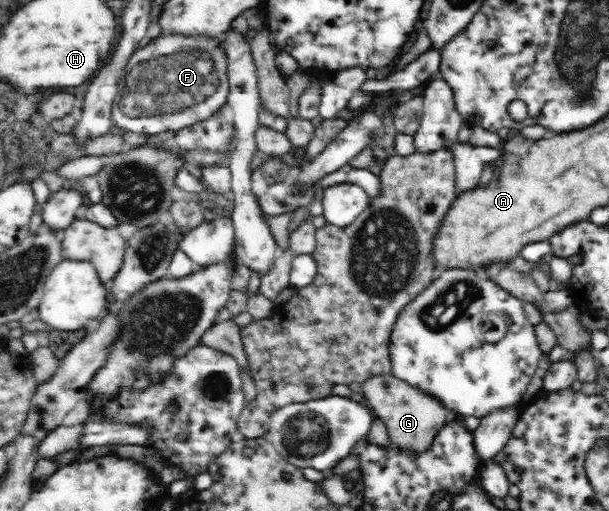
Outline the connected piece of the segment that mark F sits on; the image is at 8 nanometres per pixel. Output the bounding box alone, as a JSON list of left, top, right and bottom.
[112,34,230,134]

